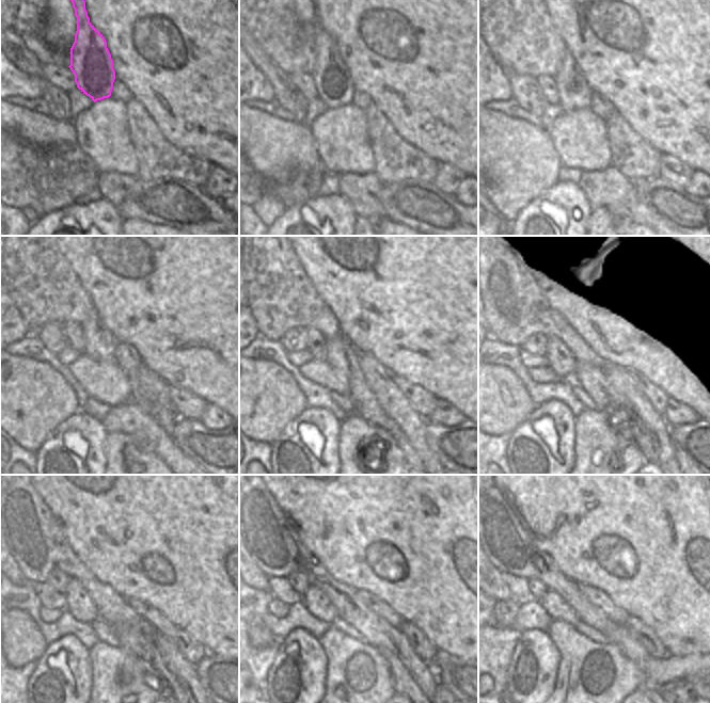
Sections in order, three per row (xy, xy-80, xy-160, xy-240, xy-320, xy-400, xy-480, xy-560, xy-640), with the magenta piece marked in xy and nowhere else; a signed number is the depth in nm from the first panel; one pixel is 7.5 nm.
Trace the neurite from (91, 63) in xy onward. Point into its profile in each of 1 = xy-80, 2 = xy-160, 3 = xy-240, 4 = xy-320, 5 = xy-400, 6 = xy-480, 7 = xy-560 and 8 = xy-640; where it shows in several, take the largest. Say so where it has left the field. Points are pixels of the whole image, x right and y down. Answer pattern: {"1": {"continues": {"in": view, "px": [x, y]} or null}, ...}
{"1": {"continues": {"in": "xy-80", "px": [332, 80]}}, "2": {"continues": {"in": "xy-160", "px": [574, 94]}}, "3": {"continues": {"in": "xy-240", "px": [100, 345]}}, "4": {"continues": {"in": "xy-320", "px": [342, 355]}}, "5": {"continues": {"in": "xy-400", "px": [616, 410]}}, "6": {"continues": {"in": "xy-480", "px": [131, 640]}}, "7": {"continues": {"in": "xy-560", "px": [403, 682]}}, "8": {"continues": {"in": "xy-640", "px": [651, 690]}}}

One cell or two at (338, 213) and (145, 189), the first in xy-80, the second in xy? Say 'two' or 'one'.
two

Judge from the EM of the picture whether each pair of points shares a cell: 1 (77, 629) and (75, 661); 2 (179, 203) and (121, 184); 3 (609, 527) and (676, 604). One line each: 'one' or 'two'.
1: two
2: two
3: one

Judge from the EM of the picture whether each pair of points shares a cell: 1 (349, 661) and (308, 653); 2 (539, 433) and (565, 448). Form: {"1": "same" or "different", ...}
{"1": "different", "2": "same"}

